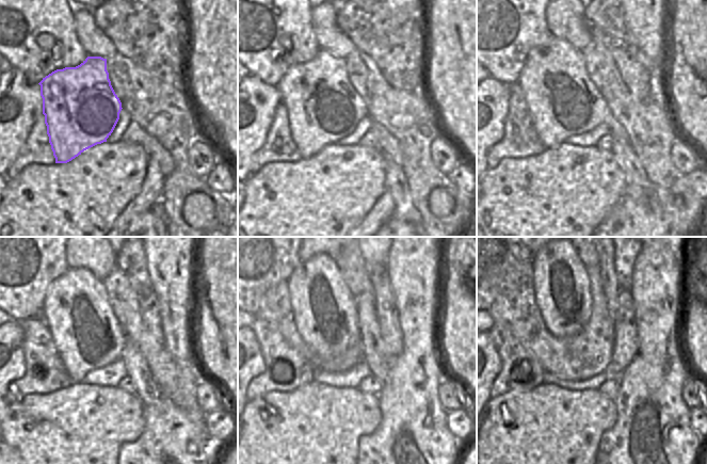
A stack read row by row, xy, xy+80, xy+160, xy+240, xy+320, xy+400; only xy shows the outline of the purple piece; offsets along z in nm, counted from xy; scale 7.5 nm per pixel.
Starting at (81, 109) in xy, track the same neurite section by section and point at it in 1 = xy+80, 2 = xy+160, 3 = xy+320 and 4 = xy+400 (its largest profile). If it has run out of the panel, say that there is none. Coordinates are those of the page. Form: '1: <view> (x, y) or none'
1: xy+80 (322, 106)
2: xy+160 (562, 100)
3: xy+320 (324, 313)
4: xy+400 (561, 288)

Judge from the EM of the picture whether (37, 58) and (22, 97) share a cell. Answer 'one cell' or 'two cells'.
two cells

